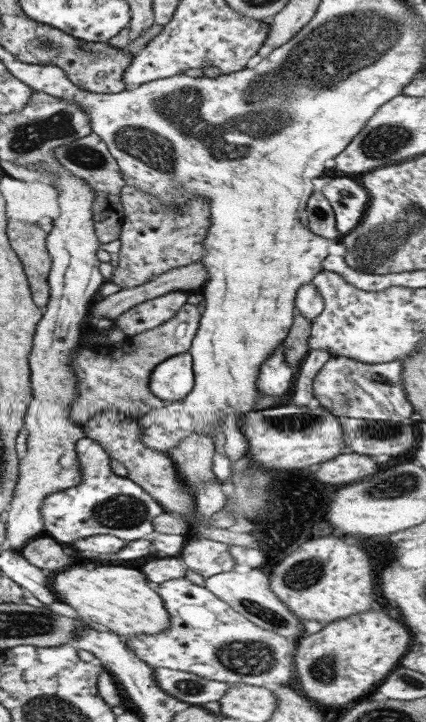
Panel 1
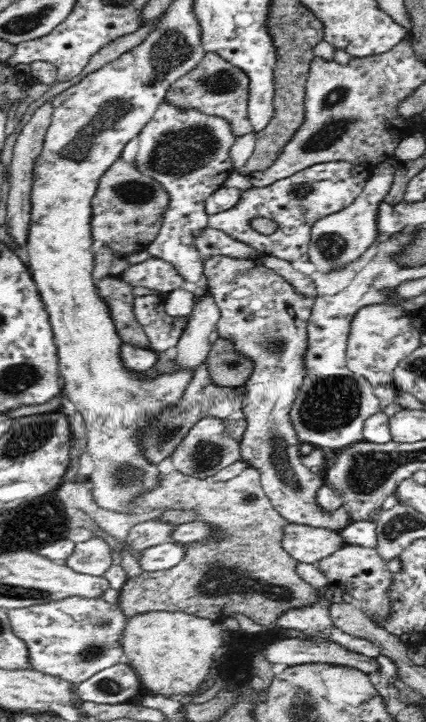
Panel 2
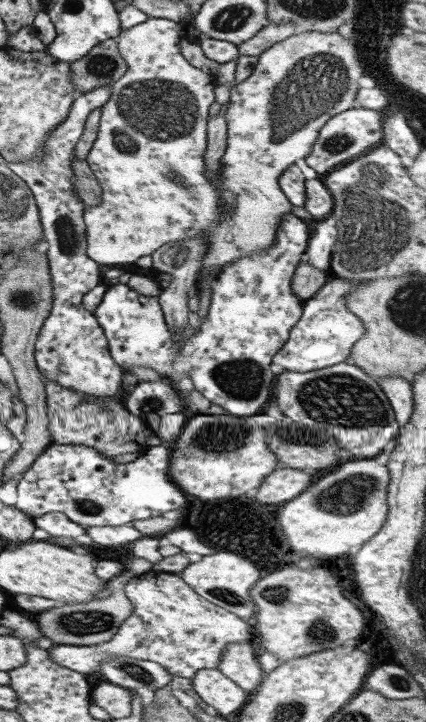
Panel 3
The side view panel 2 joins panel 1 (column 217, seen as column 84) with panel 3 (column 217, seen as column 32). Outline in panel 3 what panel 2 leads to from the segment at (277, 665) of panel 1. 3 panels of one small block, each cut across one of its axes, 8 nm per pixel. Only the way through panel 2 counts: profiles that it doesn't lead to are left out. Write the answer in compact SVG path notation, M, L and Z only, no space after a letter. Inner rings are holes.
M146 569L123 586L132 604L131 614L119 625L110 640L91 646L54 644L46 651L59 666L82 675L98 672L98 666L113 657L129 657L160 664L169 674L193 678L201 669L216 668L230 642L248 643L253 638L252 622L227 612L199 596L176 573Z

